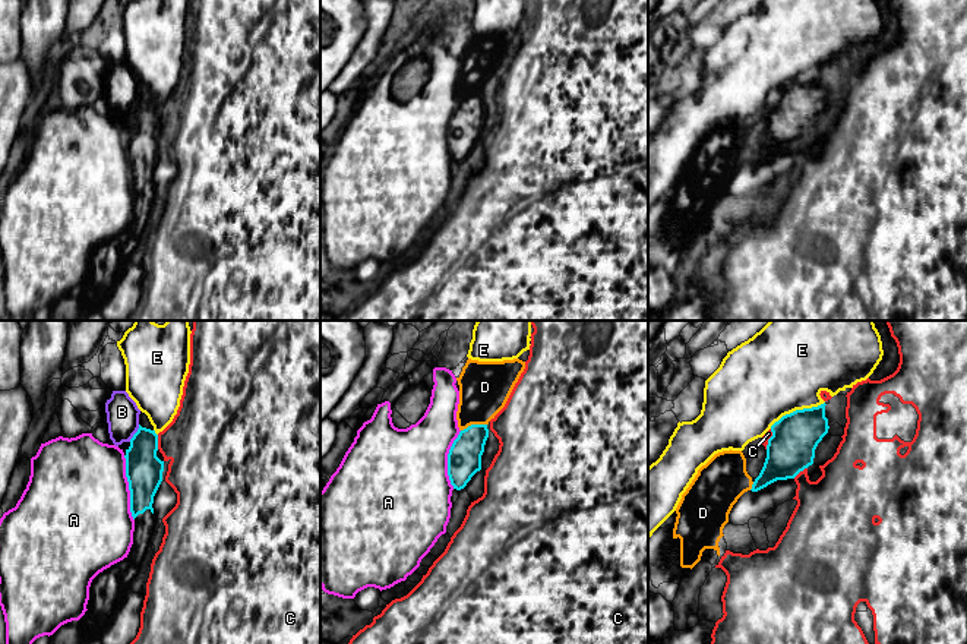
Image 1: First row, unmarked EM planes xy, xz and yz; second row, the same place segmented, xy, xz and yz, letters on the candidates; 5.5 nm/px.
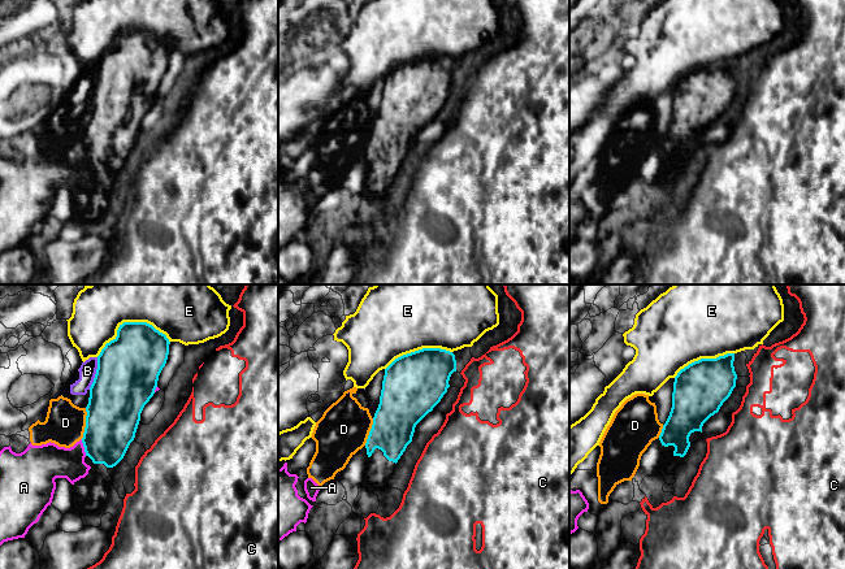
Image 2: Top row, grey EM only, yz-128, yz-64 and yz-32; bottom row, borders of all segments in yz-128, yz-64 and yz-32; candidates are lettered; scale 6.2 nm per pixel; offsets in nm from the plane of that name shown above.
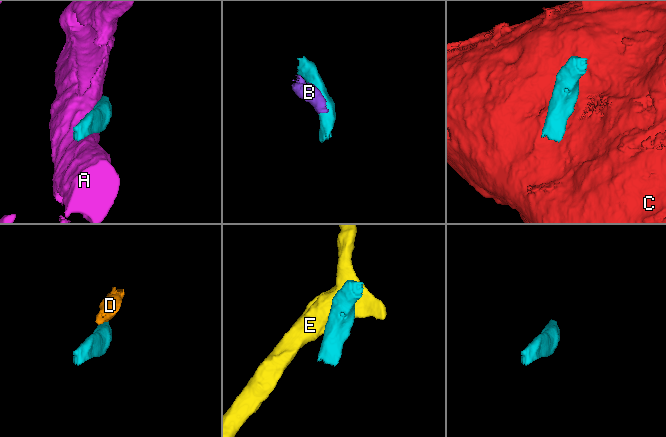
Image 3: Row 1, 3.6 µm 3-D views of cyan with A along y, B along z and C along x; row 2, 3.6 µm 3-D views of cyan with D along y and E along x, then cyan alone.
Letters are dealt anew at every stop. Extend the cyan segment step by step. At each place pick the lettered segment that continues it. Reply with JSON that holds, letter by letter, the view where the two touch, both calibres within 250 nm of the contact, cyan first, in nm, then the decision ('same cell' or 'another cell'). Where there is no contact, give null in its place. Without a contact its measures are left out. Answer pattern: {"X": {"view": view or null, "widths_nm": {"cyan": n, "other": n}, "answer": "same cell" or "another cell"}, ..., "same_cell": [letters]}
{"A": {"view": "xy", "widths_nm": {"cyan": 200, "other": 500}, "answer": "another cell"}, "B": {"view": "xy", "widths_nm": {"cyan": 200, "other": 180}, "answer": "another cell"}, "C": {"view": "xy", "widths_nm": {"cyan": 200, "other": 400}, "answer": "another cell"}, "D": {"view": "xz", "widths_nm": {"cyan": 190, "other": 280}, "answer": "another cell"}, "E": {"view": "yz", "widths_nm": {"cyan": 260, "other": 480}, "answer": "another cell"}, "same_cell": []}

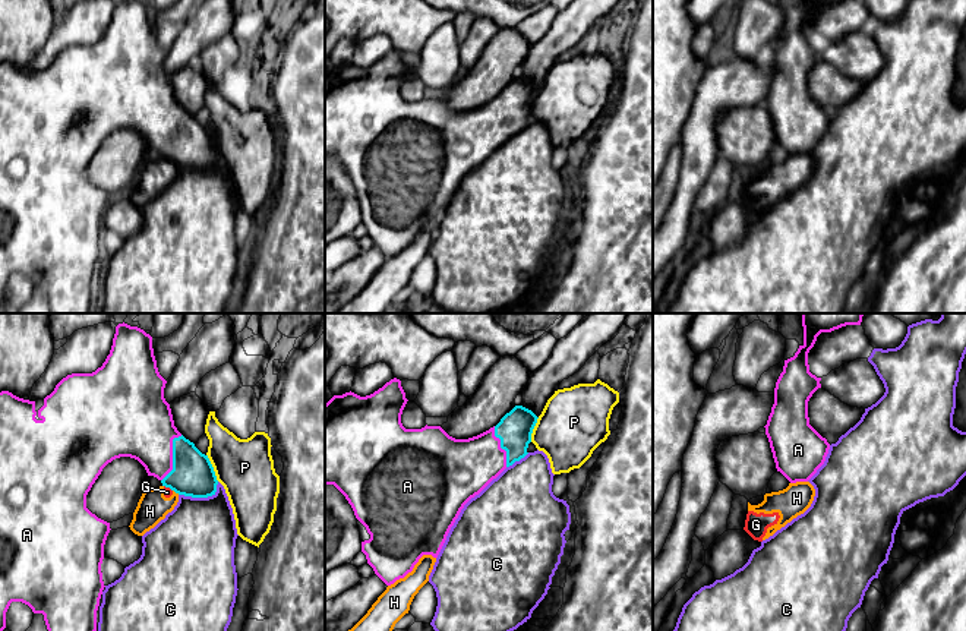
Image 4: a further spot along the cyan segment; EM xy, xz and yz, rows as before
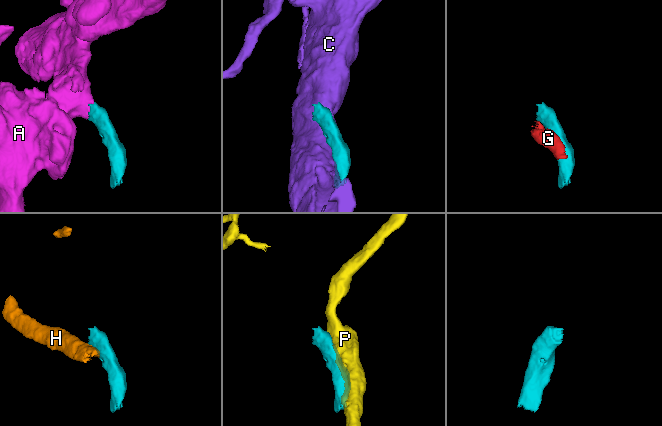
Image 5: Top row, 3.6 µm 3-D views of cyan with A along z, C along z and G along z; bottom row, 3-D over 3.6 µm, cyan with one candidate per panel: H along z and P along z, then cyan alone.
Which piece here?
{"A": {"view": "xy", "widths_nm": {"cyan": 240, "other": 360}, "answer": "same cell"}, "C": {"view": "xy", "widths_nm": {"cyan": 240, "other": 420}, "answer": "another cell"}, "G": {"view": "xy", "widths_nm": {"cyan": 240, "other": 50}, "answer": "another cell"}, "H": {"view": "xy", "widths_nm": {"cyan": 240, "other": 170}, "answer": "another cell"}, "P": {"view": "xy", "widths_nm": {"cyan": 240, "other": 320}, "answer": "another cell"}, "same_cell": ["A"]}

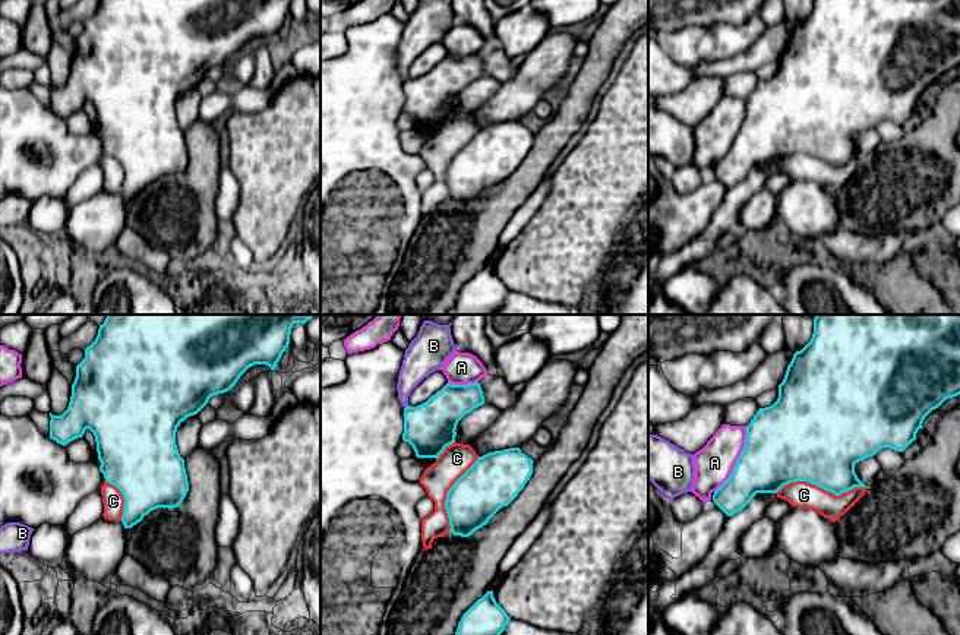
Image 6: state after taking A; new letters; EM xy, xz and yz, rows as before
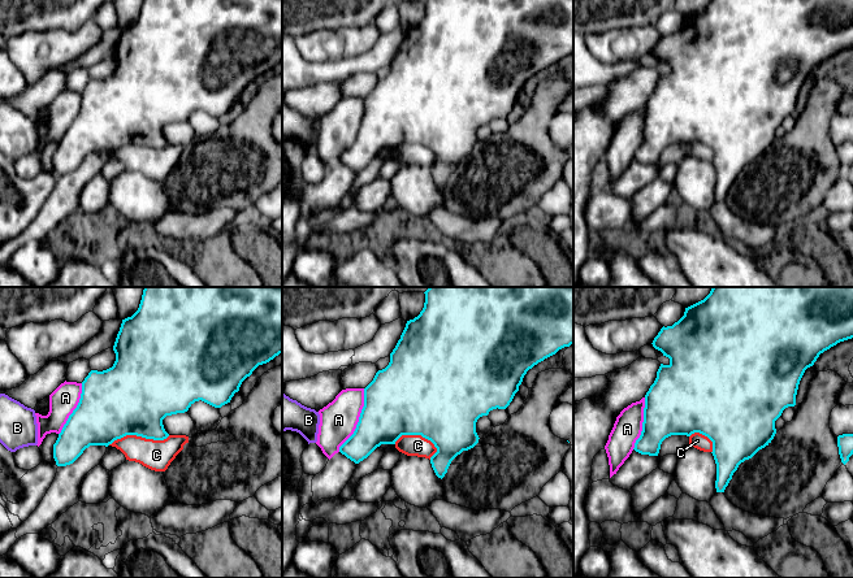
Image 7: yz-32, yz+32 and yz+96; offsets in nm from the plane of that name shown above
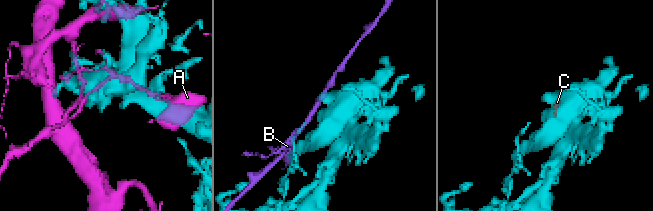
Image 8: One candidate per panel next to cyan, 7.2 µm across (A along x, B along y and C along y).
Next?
{"A": {"view": "yz", "widths_nm": {"cyan": 400, "other": 220}, "answer": "another cell"}, "B": {"view": "xz", "widths_nm": {"cyan": 280, "other": 170}, "answer": "another cell"}, "C": {"view": "yz", "widths_nm": {"cyan": 460, "other": 140}, "answer": "another cell"}, "same_cell": []}

